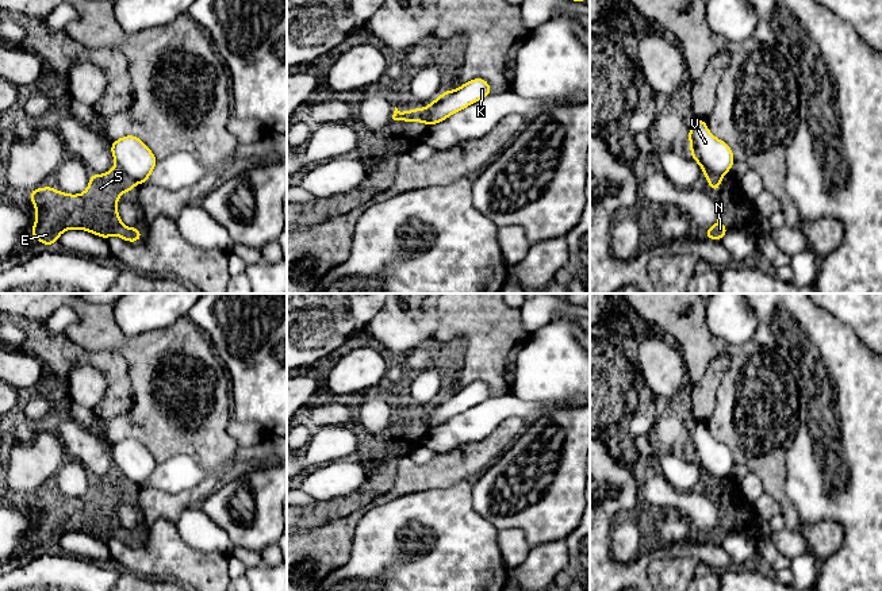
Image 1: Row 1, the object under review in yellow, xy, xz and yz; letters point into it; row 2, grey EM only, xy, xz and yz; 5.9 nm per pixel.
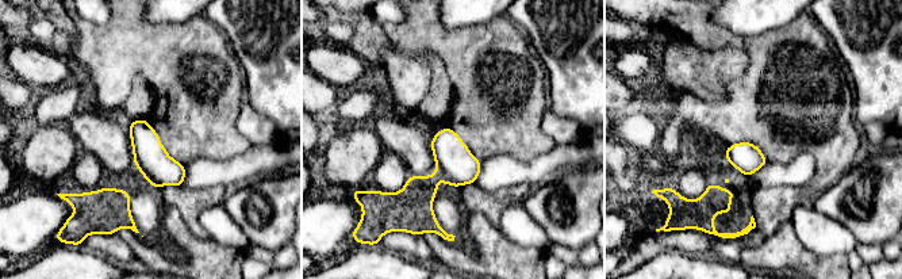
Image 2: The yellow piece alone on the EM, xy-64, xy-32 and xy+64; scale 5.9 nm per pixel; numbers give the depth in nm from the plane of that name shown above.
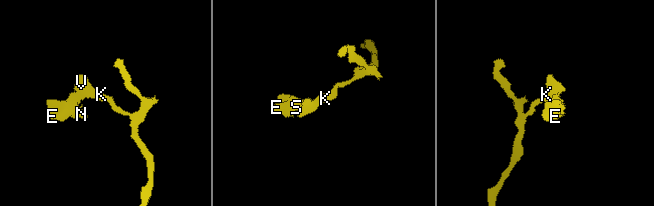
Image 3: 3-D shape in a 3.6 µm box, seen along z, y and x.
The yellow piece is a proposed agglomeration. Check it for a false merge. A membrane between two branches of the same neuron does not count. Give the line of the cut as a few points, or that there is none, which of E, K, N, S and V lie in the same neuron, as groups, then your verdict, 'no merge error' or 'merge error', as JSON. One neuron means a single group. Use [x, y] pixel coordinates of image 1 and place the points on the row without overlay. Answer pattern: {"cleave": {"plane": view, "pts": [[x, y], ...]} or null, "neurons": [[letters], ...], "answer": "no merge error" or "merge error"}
{"cleave": {"plane": "xy", "pts": [[115, 469], [134, 487]]}, "neurons": [["E", "N", "S"], ["K", "V"]], "answer": "merge error"}

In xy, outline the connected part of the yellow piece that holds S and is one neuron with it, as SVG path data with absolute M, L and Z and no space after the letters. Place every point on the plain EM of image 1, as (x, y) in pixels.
M116 471L103 477L89 479L83 496L70 498L47 488L28 496L35 510L32 540L46 548L55 548L66 533L85 533L108 542L116 538L127 545L138 545L141 533L122 526L116 507L123 495L131 495L134 487Z

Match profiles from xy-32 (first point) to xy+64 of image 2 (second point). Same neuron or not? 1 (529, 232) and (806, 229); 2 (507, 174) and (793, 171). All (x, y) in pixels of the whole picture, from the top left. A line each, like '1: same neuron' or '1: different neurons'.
1: same neuron
2: same neuron

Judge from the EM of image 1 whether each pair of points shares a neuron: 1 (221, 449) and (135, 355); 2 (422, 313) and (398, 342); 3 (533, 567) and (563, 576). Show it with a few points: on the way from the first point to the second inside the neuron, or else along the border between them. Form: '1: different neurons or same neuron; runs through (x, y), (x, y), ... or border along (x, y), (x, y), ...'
1: same neuron; runs through (190, 436), (165, 422), (146, 386)
2: same neuron; runs through (415, 319), (399, 336)
3: different neurons; border along (564, 570), (555, 576)

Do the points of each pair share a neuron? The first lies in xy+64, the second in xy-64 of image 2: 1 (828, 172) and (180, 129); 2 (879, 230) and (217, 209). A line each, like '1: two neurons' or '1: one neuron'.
1: one neuron
2: two neurons

